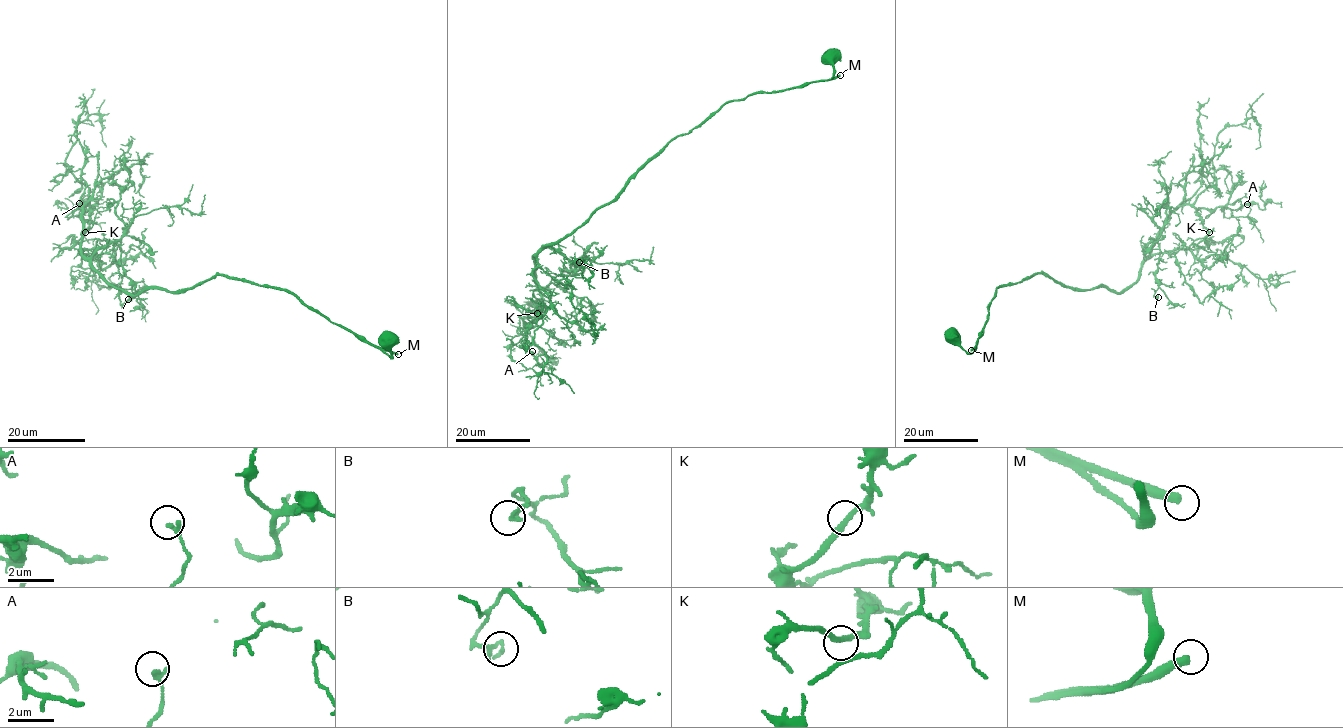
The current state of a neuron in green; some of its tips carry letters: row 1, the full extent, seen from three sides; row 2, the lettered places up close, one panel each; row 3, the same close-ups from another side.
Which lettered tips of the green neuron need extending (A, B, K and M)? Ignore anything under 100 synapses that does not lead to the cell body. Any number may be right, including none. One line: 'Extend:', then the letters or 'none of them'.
Extend: M

